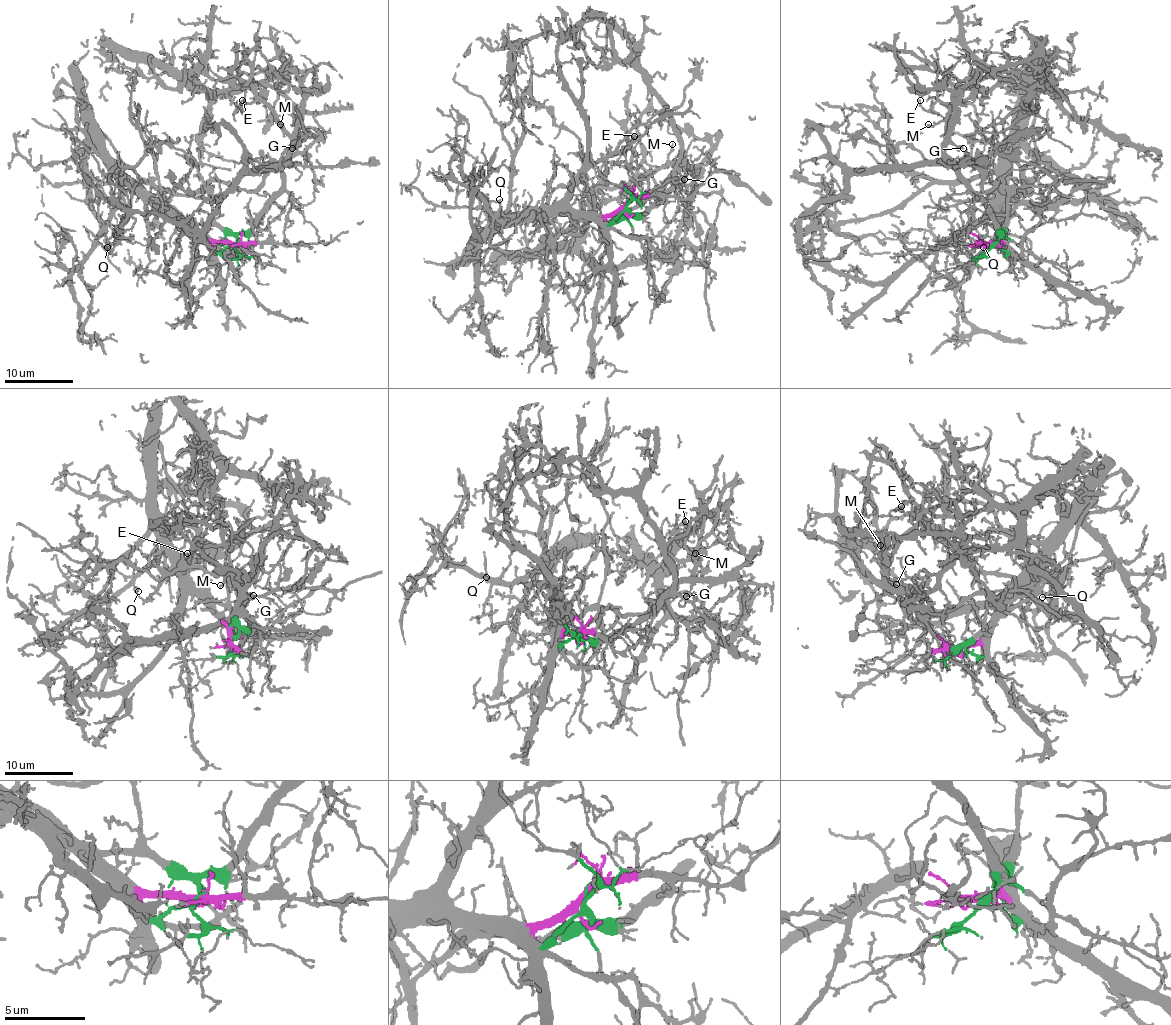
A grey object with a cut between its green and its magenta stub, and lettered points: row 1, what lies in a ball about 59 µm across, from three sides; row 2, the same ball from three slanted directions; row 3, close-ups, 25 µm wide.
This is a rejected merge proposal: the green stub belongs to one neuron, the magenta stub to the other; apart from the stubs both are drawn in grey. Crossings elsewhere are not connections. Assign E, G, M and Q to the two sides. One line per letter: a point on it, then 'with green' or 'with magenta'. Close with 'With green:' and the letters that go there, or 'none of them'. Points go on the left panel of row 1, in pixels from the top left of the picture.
E: (242, 100) | with green
G: (292, 148) | with green
M: (280, 124) | with green
Q: (107, 247) | with magenta
With green: E, G, M

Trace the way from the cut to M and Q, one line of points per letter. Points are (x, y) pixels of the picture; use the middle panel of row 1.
M: (626, 207), (628, 213), (650, 210), (675, 185), (675, 167), (682, 161), (672, 162), (668, 159), (672, 144)
Q: (626, 207), (604, 215), (512, 215), (502, 219), (488, 207), (491, 202), (500, 200)

